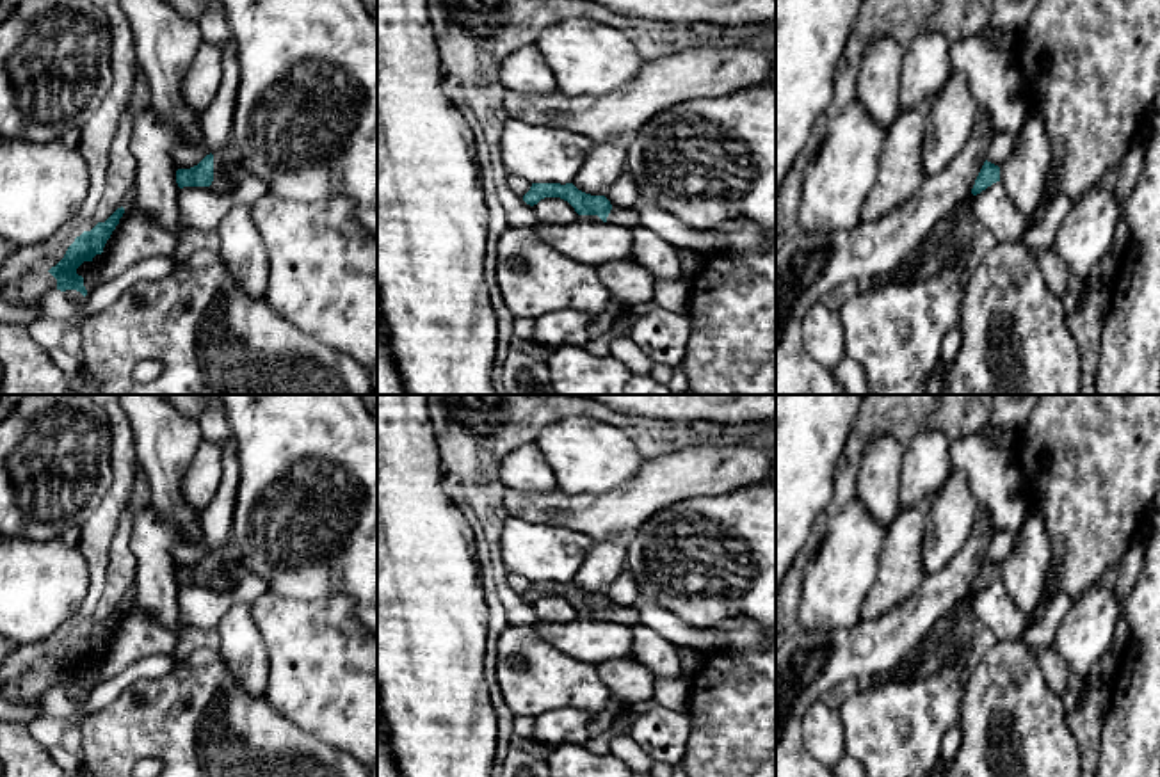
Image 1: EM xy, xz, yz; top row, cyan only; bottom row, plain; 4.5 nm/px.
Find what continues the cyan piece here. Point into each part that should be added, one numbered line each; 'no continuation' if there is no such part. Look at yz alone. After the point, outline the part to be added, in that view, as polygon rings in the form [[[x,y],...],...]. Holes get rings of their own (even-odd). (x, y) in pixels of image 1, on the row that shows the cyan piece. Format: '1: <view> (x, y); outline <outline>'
no continuation

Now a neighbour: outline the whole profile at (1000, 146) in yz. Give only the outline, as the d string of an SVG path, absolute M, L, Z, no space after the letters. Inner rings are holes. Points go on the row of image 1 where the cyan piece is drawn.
M995 132L991 144L987 148L987 162L1002 167L1005 158L1011 155L1012 146L1014 146L1014 137L1011 137L1009 133Z

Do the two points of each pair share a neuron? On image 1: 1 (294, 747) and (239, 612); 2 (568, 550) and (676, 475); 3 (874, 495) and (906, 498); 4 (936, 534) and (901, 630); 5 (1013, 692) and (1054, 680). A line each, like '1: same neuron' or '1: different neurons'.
1: different neurons
2: different neurons
3: different neurons
4: different neurons
5: different neurons

